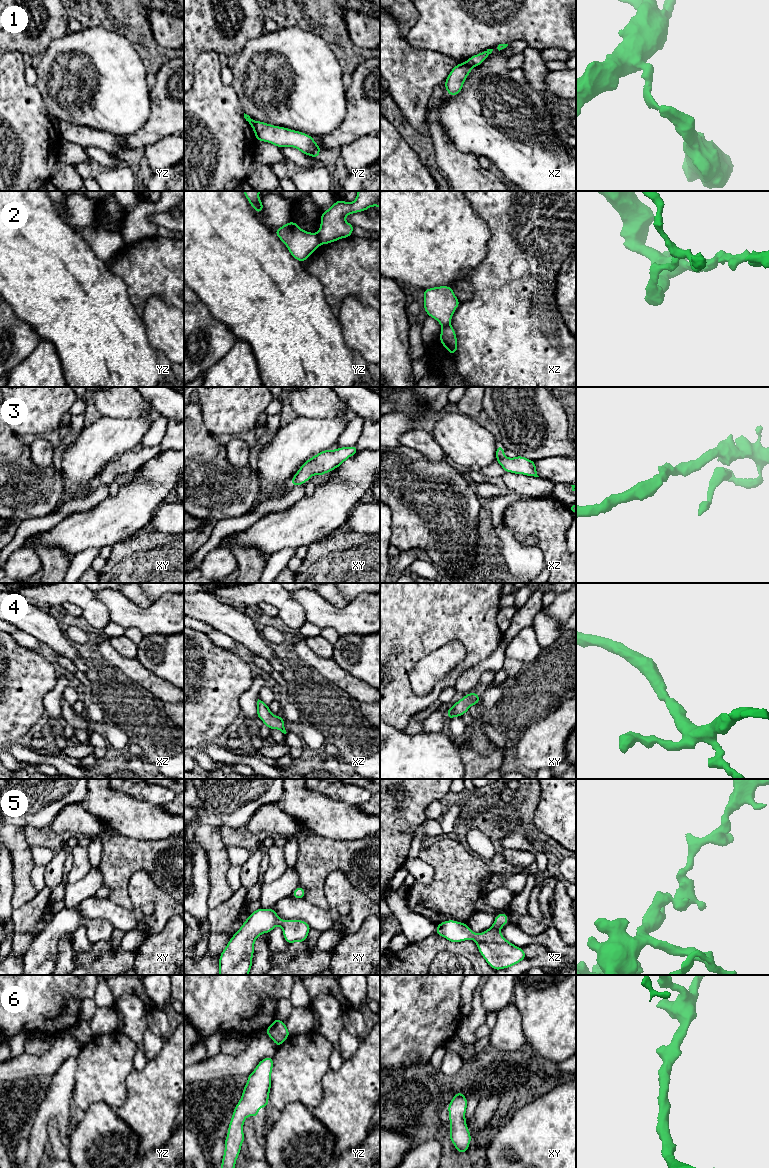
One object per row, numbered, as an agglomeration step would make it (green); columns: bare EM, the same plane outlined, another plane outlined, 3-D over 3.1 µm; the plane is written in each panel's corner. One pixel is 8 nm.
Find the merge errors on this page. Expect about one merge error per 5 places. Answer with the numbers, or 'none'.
1, 2

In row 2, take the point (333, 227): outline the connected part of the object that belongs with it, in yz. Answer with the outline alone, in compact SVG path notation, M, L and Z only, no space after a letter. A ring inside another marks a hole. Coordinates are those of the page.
M358 191L357 198L351 203L343 200L336 201L321 214L321 225L317 233L321 244L329 244L350 237L354 226L346 222L345 217L366 211L371 206L380 207L380 191Z

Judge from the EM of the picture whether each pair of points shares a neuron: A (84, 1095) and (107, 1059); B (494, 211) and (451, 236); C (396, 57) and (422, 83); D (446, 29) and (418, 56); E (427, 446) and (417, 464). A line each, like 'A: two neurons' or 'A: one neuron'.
A: one neuron
B: two neurons
C: one neuron
D: two neurons
E: two neurons

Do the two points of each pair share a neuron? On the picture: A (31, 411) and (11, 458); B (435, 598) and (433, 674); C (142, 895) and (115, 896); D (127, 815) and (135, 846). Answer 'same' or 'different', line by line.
A: different
B: different
C: different
D: different

